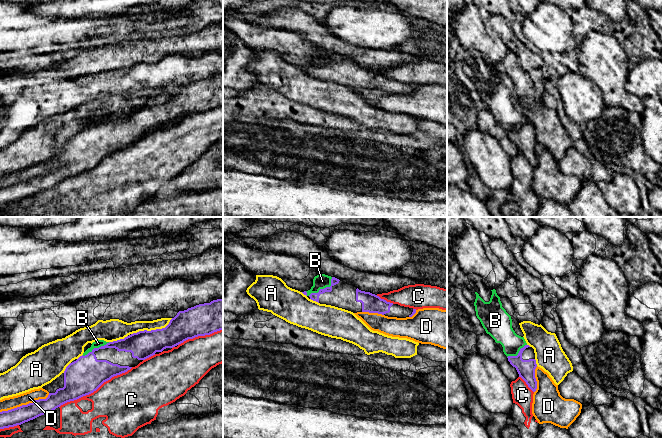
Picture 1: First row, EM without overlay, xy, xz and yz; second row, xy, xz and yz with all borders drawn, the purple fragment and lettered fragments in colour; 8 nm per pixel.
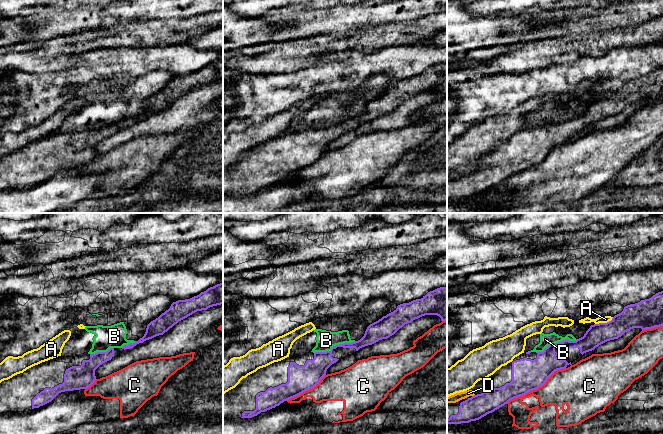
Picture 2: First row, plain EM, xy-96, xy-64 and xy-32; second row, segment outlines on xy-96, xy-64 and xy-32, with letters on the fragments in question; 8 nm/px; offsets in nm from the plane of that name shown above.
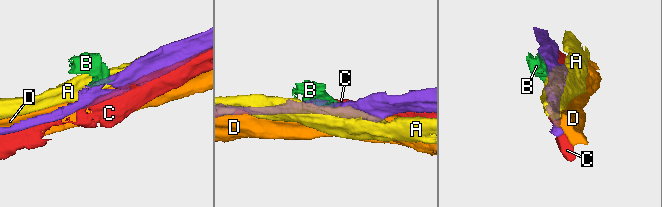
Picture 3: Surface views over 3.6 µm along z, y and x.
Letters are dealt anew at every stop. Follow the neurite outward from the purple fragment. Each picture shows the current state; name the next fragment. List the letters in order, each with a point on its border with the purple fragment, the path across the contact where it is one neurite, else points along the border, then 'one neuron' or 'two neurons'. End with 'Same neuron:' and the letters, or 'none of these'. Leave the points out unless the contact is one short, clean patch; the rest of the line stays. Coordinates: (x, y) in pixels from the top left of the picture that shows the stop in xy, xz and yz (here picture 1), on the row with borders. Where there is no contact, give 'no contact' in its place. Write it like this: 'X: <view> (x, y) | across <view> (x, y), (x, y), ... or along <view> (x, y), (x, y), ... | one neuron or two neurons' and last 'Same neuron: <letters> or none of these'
A: xy (152, 330) | two neurons
B: xz (322, 289) | along xz (332, 277), (329, 286), (306, 295) | two neurons
C: xy (95, 390) | two neurons
D: xy (25, 405) | two neurons
Same neuron: none of these

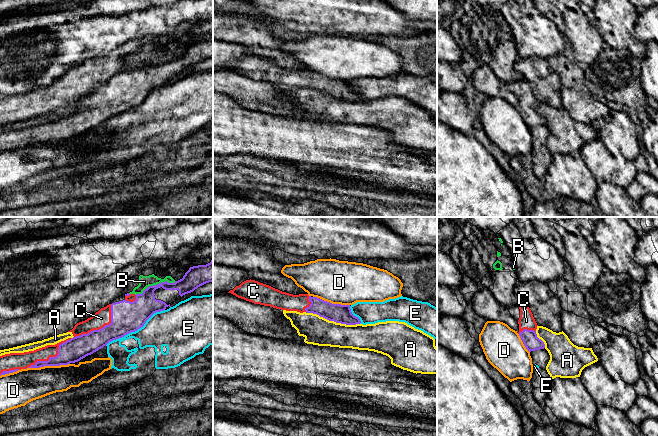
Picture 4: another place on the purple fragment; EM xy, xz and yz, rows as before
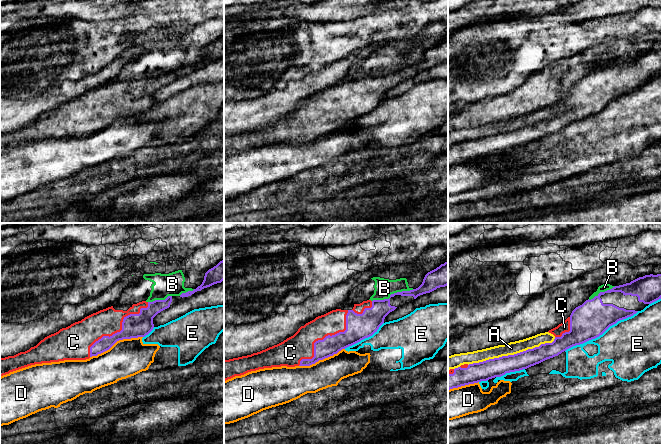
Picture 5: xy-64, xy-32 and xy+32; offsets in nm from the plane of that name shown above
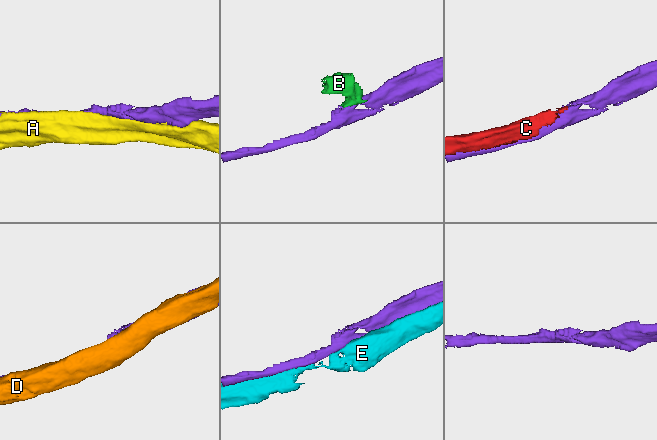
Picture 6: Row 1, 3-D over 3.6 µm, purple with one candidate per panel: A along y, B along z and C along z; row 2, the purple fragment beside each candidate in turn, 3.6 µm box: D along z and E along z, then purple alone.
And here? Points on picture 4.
A: xz (332, 320) | two neurons
B: xy (155, 285) | along xy (175, 281), (162, 281), (149, 285), (141, 293), (135, 294) | two neurons
C: xy (101, 328) | one neuron
D: xy (47, 365) | two neurons
E: xy (135, 330) | two neurons
Same neuron: C

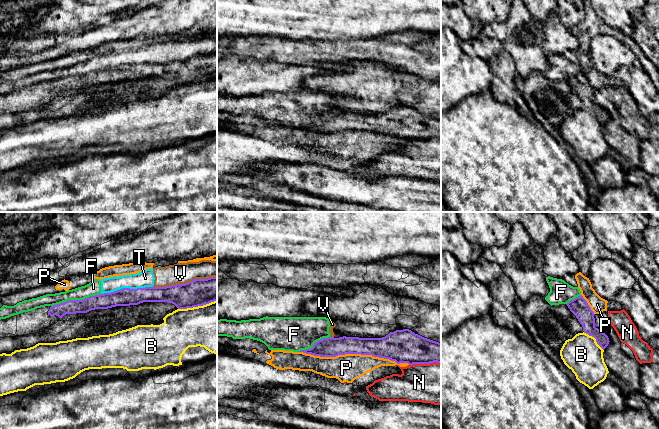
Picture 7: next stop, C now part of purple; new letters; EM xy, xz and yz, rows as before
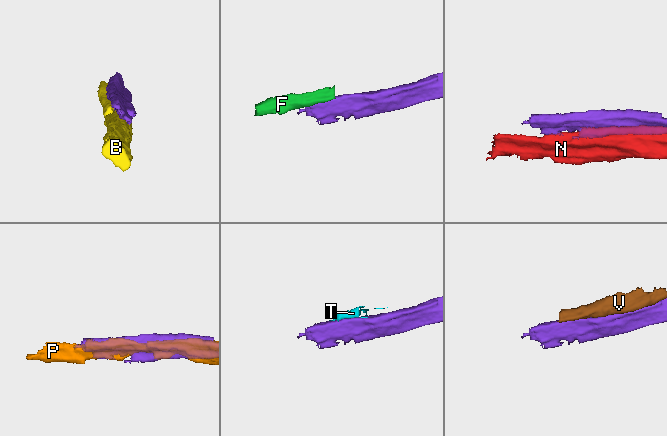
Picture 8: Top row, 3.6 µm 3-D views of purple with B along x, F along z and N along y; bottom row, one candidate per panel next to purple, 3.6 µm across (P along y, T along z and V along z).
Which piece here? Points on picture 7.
B: xy (197, 306) | two neurons
F: xy (75, 300) | along xy (100, 293), (82, 299), (68, 299), (51, 306) | two neurons
N: xz (424, 363) | two neurons
P: xz (354, 353) | two neurons
T: xy (126, 288) | two neurons
V: xy (185, 283) | two neurons
Same neuron: none of these

